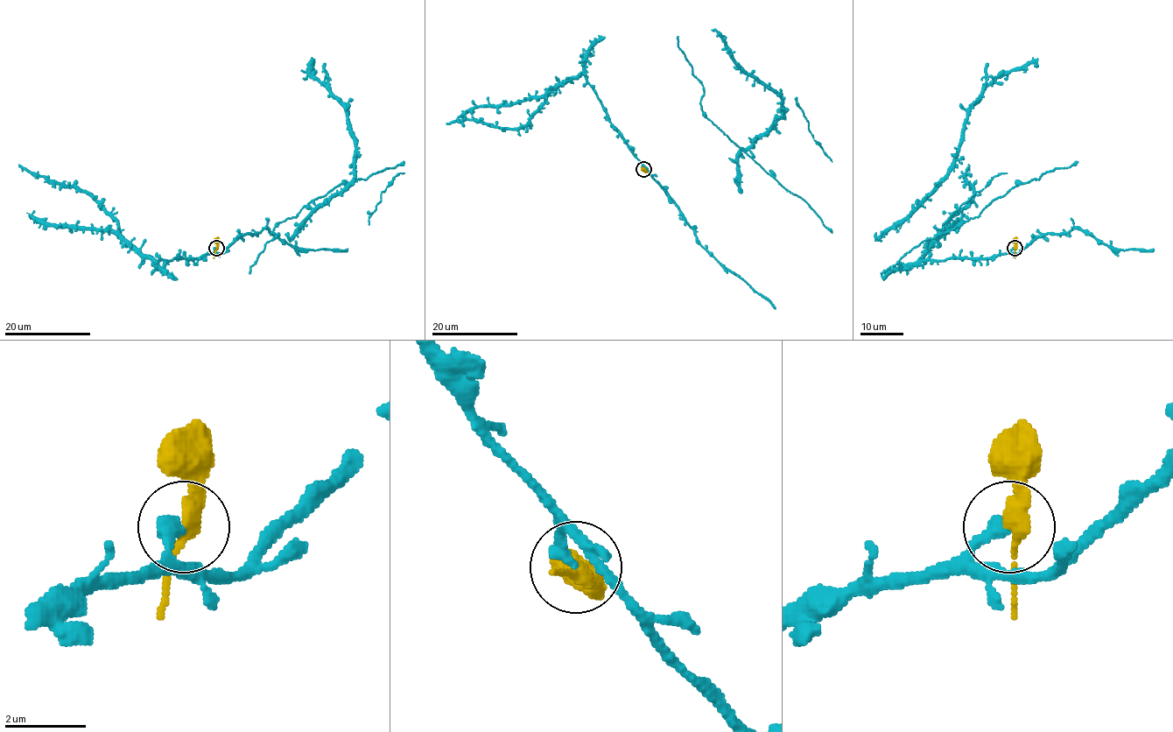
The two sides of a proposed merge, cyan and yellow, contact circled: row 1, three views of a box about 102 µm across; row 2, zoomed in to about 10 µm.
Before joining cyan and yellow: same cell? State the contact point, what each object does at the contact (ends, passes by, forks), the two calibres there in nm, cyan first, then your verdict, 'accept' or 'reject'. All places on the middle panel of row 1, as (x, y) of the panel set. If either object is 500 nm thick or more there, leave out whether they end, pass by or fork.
at (643, 169); cyan ends there; yellow passes by; 320 nm thick on the cyan side, 300 nm on the other; reject

